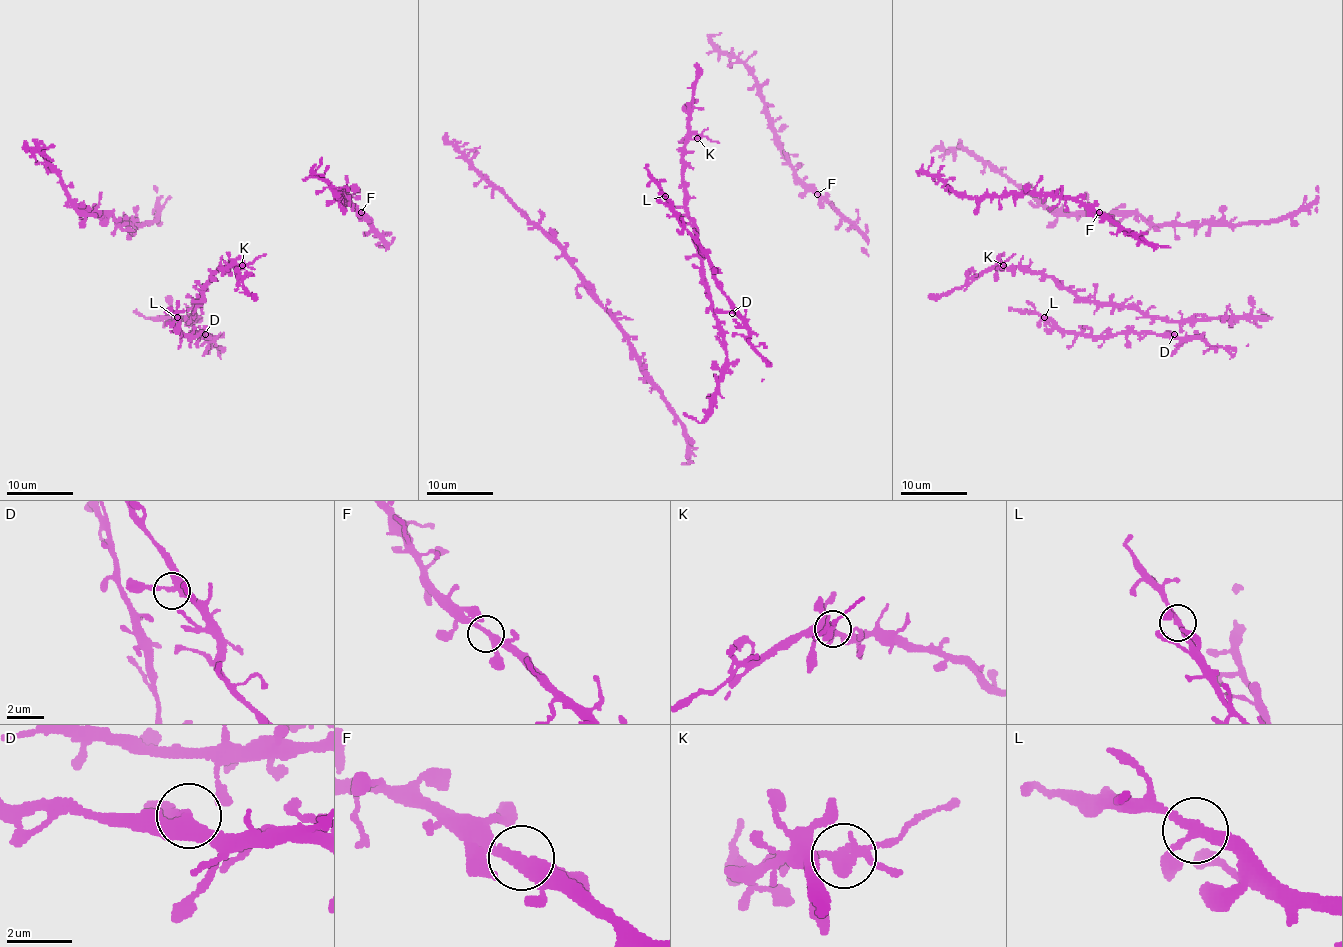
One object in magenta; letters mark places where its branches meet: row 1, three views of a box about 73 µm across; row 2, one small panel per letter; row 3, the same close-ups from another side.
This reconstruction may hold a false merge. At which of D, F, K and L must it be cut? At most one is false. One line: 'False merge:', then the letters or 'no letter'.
False merge: K

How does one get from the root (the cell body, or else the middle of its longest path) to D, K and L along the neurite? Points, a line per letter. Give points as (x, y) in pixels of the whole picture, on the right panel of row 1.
D: (1172, 321), (1166, 322), (1166, 331), (1174, 334)
K: (1172, 321), (1145, 317), (1126, 307), (1084, 302), (1061, 289), (1050, 277), (1003, 266)
L: (1172, 321), (1166, 322), (1166, 331), (1171, 336), (1140, 332), (1077, 336), (1044, 317)

